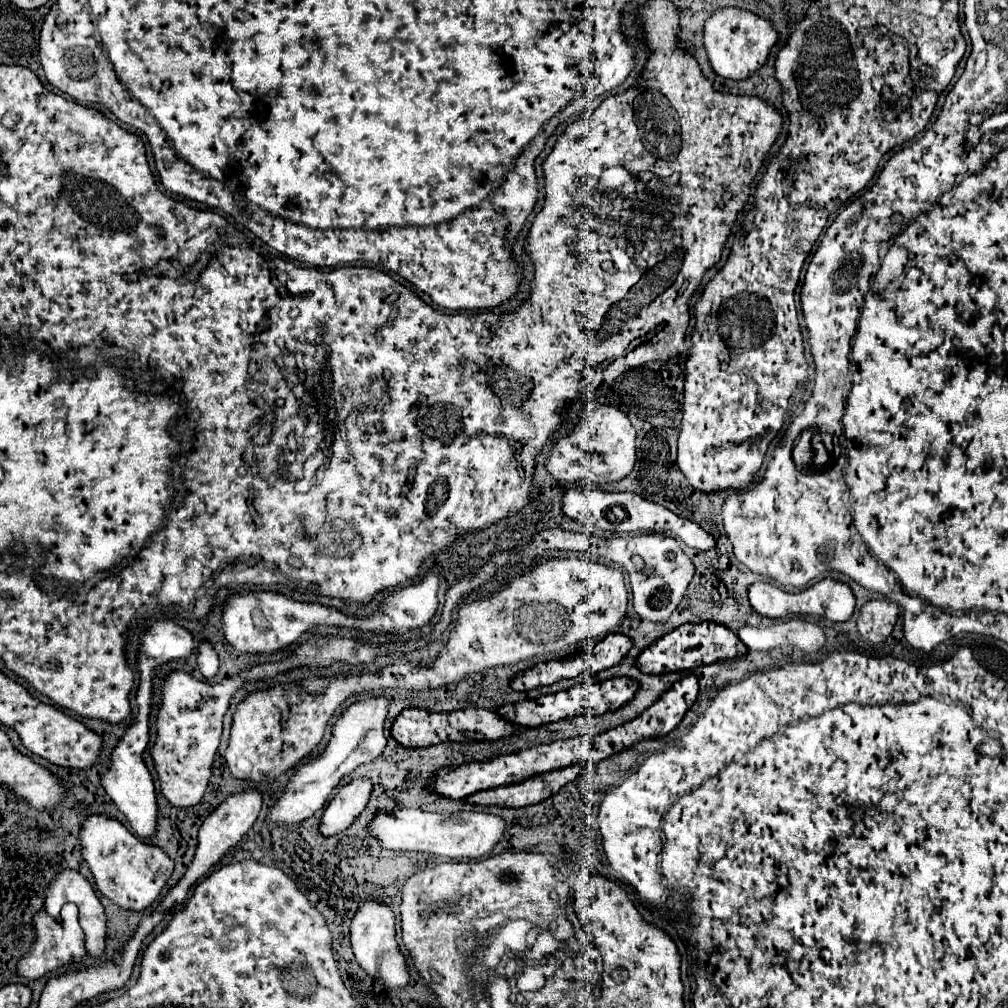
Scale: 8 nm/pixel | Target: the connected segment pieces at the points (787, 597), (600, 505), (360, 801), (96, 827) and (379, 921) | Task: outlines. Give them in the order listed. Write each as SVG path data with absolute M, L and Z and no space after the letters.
M823 578L821 582L813 584L811 588L803 590L803 592L795 592L795 594L787 594L787 592L779 590L777 586L757 582L757 584L749 586L749 602L755 612L759 612L761 616L767 616L767 618L793 618L799 614L817 614L831 622L847 622L855 610L855 596L853 596L851 588L845 582L839 582L833 578Z
M567 488L565 496L563 496L563 512L573 518L573 520L581 520L585 522L585 516L593 516L595 518L595 526L599 530L607 530L607 532L615 532L615 534L627 534L627 532L635 532L635 530L671 530L675 532L689 548L695 548L699 552L707 552L711 548L715 548L715 538L705 532L699 524L683 520L679 516L675 516L673 512L669 512L667 508L663 508L661 504L643 500L637 494L611 494L611 492L601 492L597 488Z
M365 778L353 780L351 784L339 788L339 792L327 804L327 808L321 816L321 824L319 824L321 836L329 838L329 836L335 836L335 834L341 834L343 830L347 830L355 822L355 818L363 812L363 808L367 806L371 790L373 790L373 786Z
M89 816L81 832L83 858L93 872L99 892L117 906L133 912L143 912L161 894L173 874L173 860L155 844L139 840L121 822L103 816Z
M373 900L361 902L359 910L353 918L351 924L351 944L353 944L353 954L359 962L359 966L375 980L383 982L387 988L405 988L409 984L409 972L403 954L399 952L397 940L395 940L395 916L393 912L377 904Z

